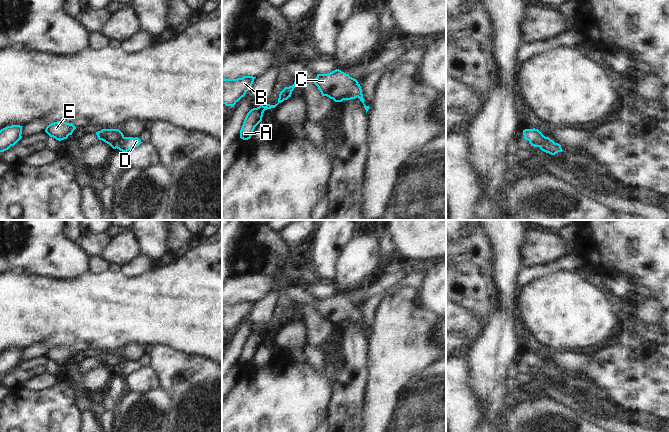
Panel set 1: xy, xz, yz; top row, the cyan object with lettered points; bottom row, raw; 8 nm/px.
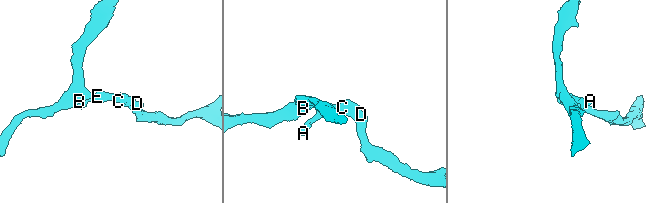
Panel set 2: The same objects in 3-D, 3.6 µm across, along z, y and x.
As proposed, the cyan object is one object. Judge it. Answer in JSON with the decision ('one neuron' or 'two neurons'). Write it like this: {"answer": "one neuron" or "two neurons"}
{"answer": "one neuron"}

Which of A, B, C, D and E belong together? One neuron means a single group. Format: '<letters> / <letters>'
A B C D E

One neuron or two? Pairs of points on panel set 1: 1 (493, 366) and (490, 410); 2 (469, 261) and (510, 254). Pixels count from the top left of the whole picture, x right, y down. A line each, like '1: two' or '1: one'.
1: one
2: two

